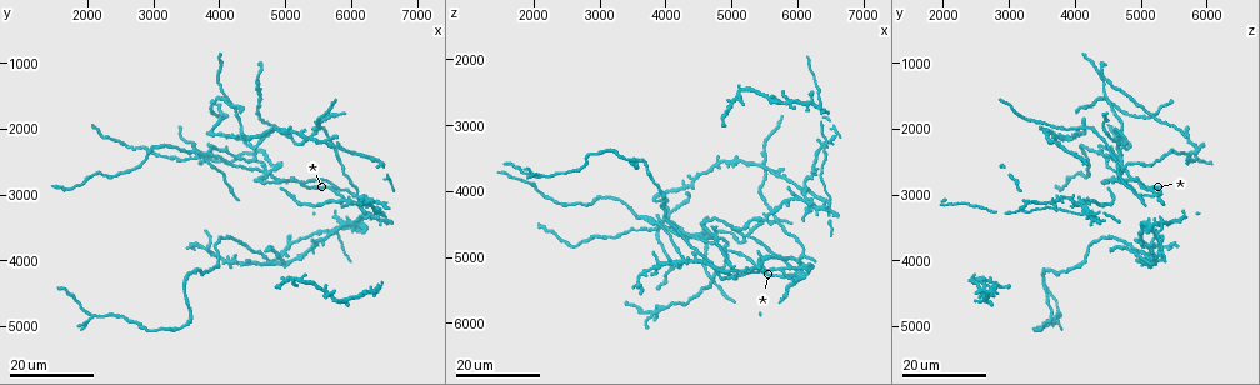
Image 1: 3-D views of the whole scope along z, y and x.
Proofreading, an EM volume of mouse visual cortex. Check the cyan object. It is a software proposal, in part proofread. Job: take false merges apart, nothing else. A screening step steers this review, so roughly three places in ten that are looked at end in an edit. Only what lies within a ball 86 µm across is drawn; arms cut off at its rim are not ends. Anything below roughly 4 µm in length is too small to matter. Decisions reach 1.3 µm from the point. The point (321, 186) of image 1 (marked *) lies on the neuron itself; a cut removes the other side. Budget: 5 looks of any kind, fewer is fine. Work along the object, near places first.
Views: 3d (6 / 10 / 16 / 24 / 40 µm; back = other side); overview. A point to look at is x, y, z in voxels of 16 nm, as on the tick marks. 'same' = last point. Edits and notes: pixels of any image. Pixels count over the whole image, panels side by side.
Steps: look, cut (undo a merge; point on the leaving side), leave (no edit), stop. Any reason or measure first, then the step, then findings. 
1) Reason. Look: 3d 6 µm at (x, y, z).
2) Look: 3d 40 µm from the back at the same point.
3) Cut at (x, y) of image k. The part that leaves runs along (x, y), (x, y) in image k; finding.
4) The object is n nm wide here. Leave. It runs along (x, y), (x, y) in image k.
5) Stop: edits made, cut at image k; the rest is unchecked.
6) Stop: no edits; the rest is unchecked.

Three-way junction. Look: 3d 16 µm at (4000, 1500, 4350).

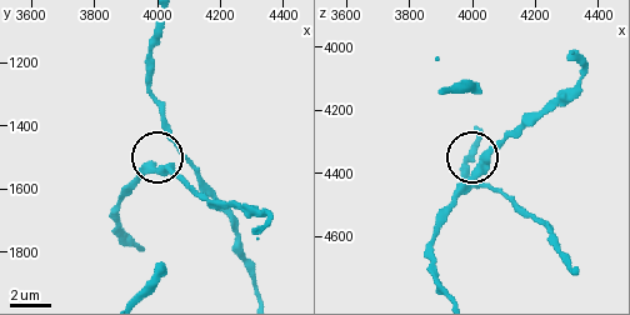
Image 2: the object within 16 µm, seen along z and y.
Look: 3d 6 µm at (4030, 1530, 4360).

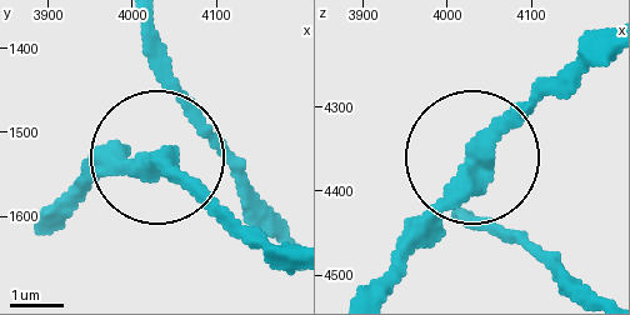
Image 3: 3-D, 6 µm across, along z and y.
3 arms meet here. Leave. It runs along (569, 283), (515, 243), (484, 163), (579, 59) in image 3; one neuron here.

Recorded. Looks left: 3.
Four or more arms meet. Look: 3d 16 µm at (6100, 3150, 4100).

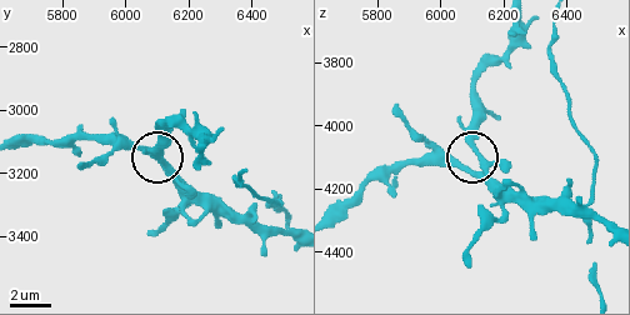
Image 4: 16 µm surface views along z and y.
Look: 3d 10 µm at (6130, 3190, 4120).

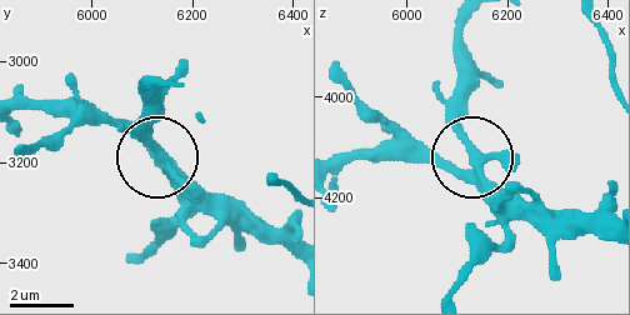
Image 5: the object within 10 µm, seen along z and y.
5 arms meet here. Leave. All the same neuron.

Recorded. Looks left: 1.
Stop: no edits; the rest is unchecked.

